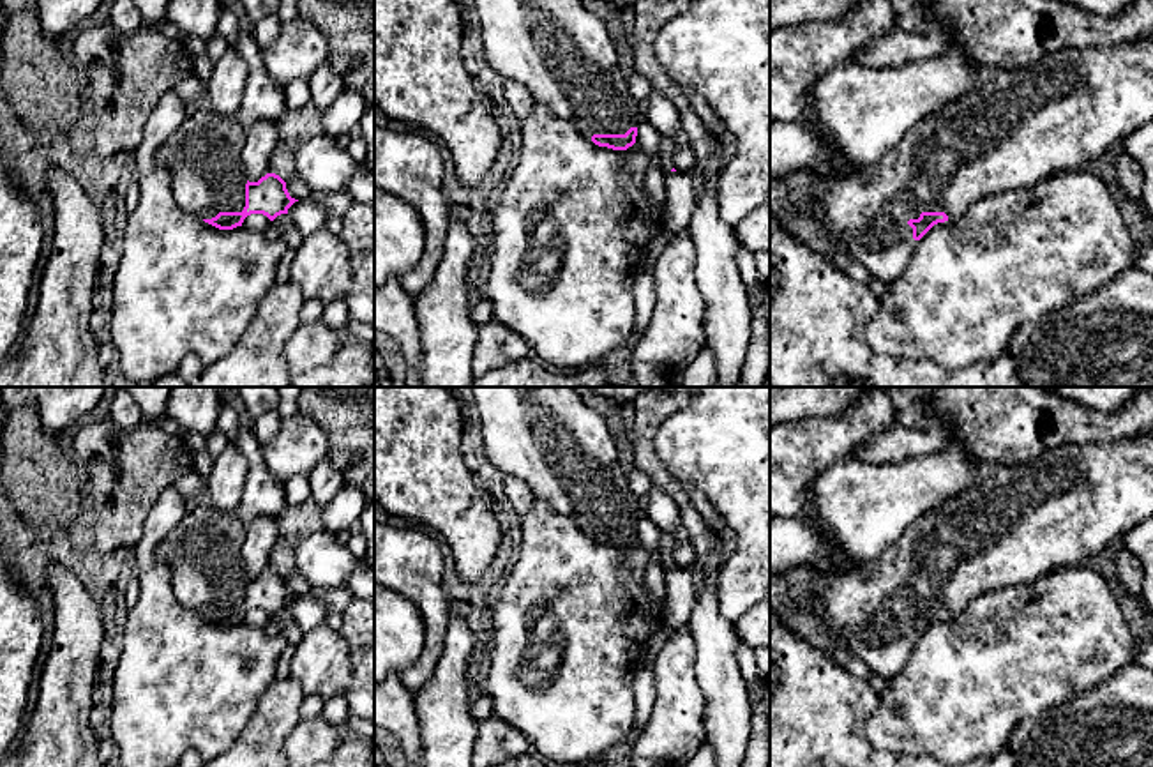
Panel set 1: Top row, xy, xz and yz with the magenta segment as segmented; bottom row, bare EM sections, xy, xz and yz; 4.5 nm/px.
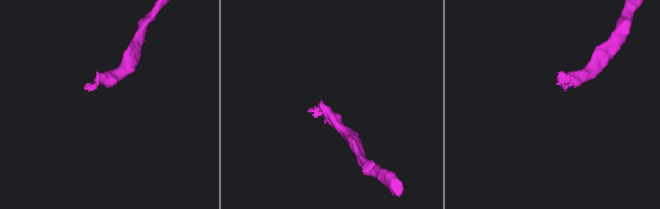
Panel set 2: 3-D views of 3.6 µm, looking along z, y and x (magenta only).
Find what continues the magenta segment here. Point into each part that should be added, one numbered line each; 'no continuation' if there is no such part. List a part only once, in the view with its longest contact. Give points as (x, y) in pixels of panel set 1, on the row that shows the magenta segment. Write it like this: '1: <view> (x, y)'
1: xy (202, 156)

